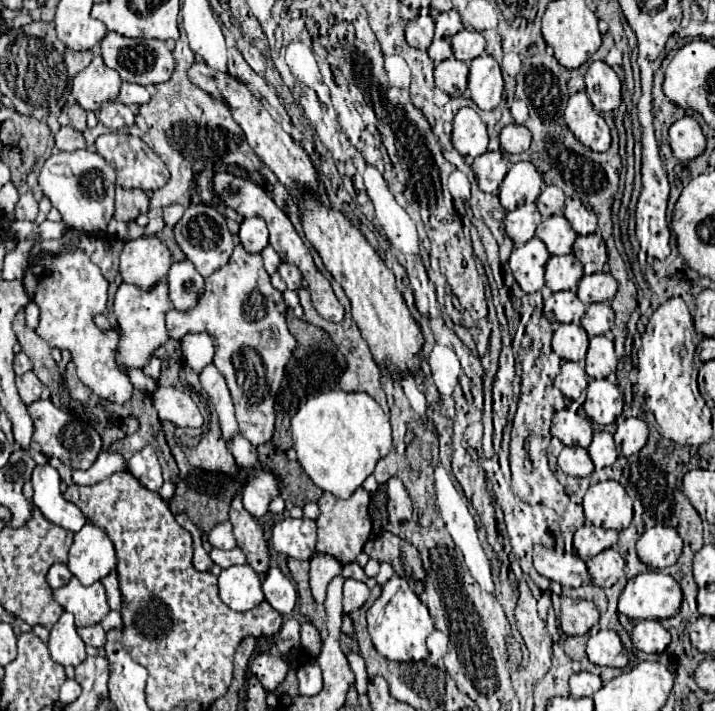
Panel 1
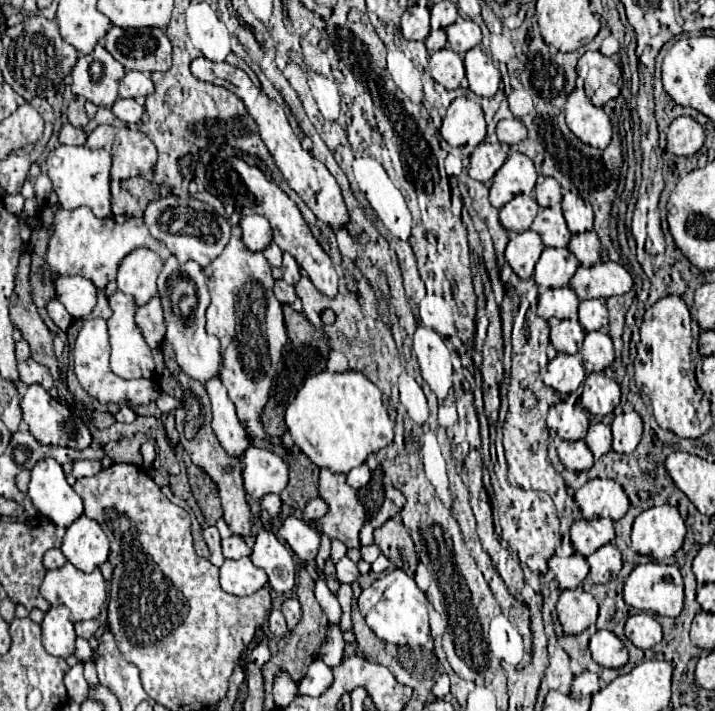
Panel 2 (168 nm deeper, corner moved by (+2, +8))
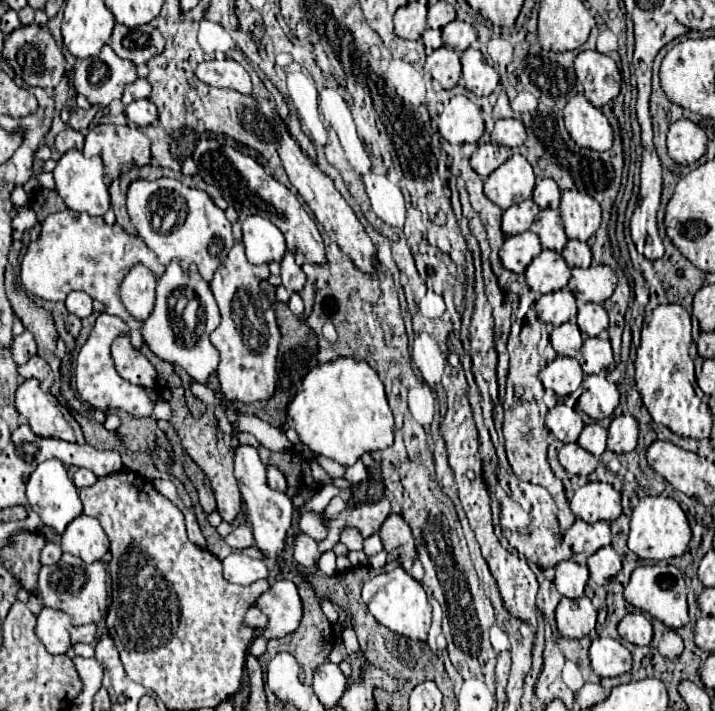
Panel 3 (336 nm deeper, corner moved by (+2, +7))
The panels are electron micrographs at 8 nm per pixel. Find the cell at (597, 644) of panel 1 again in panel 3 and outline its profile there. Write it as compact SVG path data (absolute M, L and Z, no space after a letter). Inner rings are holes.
M598 637L590 645L590 661L592 669L600 677L616 677L632 667L630 651L616 639Z

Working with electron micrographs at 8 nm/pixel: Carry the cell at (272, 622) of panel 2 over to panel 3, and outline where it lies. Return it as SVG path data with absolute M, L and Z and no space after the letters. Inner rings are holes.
M250 607L250 609L248 609L246 621L248 621L248 625L260 627L260 629L264 629L264 627L268 625L268 619L264 619L264 613L262 613L258 607Z

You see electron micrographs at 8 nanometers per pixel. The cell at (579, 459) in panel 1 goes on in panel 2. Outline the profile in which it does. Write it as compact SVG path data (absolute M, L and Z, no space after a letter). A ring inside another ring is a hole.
M576 440L576 442L562 442L558 446L558 456L564 464L566 470L574 470L574 472L584 472L590 470L594 464L594 456L588 450L584 440Z

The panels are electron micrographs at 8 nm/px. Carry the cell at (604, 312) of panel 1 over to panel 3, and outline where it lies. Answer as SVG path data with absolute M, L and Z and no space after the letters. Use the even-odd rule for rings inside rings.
M580 303L578 305L578 327L588 337L598 337L608 329L608 313L600 303Z

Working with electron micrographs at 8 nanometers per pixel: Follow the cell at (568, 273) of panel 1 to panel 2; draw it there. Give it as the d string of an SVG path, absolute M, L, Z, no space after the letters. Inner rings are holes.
M544 248L534 268L536 286L562 288L568 286L578 268L576 256L568 248Z

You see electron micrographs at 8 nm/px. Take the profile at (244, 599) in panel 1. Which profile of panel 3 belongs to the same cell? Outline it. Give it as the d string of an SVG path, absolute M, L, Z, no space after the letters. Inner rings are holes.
M240 551L230 553L222 563L224 563L224 579L234 585L252 585L268 577L268 567L262 559L252 559Z

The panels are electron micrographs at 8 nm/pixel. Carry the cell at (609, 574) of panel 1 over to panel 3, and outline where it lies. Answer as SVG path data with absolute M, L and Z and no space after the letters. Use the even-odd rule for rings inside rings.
M602 547L594 555L588 557L590 579L598 585L606 585L612 577L616 577L622 569L622 561L612 547Z

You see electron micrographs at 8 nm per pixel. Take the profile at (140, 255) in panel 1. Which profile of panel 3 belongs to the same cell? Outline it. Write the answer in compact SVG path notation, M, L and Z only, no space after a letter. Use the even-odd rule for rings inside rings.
M142 263L130 269L120 285L120 299L124 307L136 319L148 319L154 307L154 291L156 291L156 275L148 271Z

